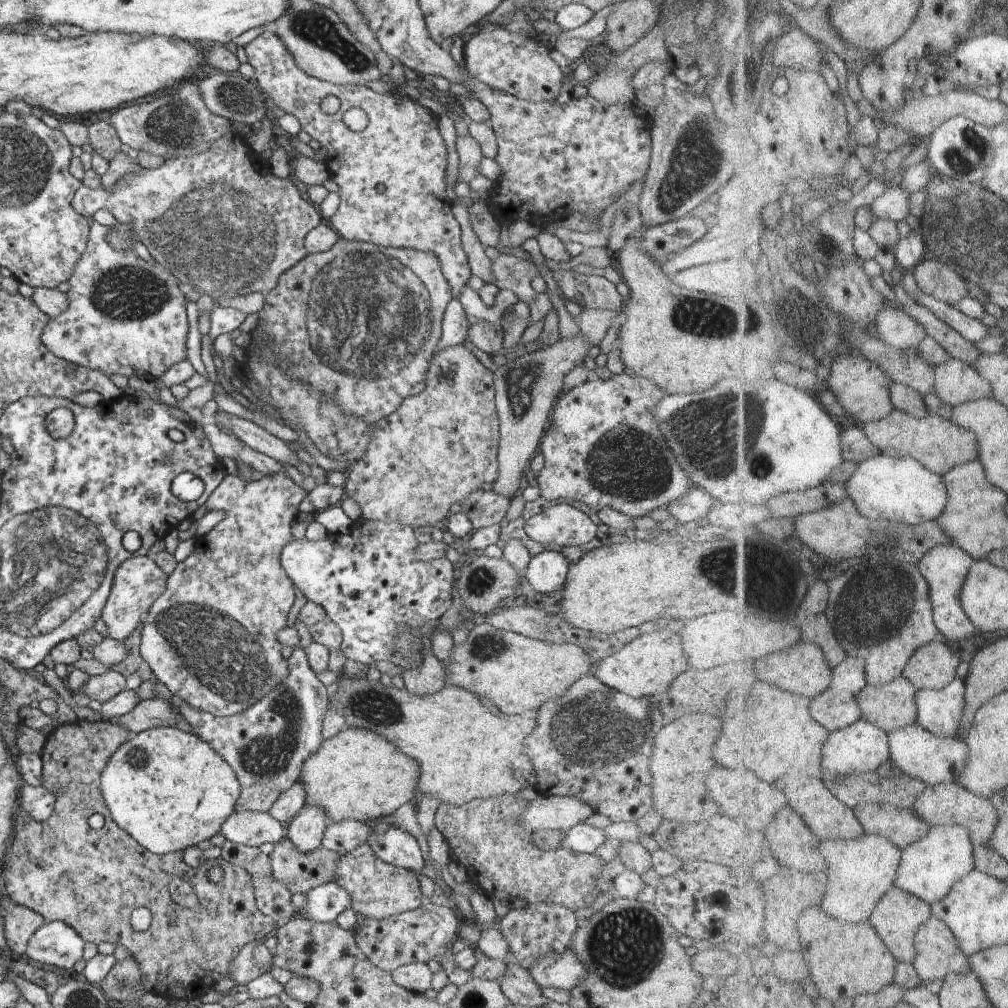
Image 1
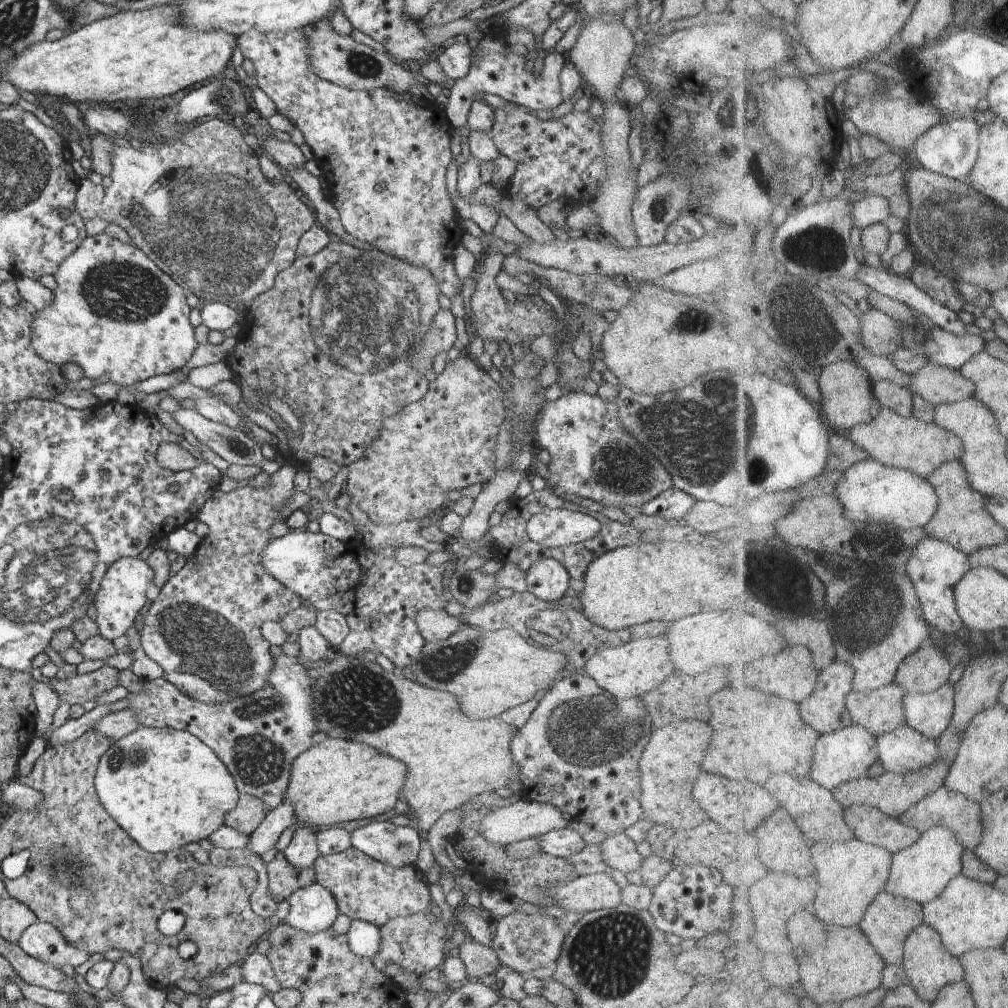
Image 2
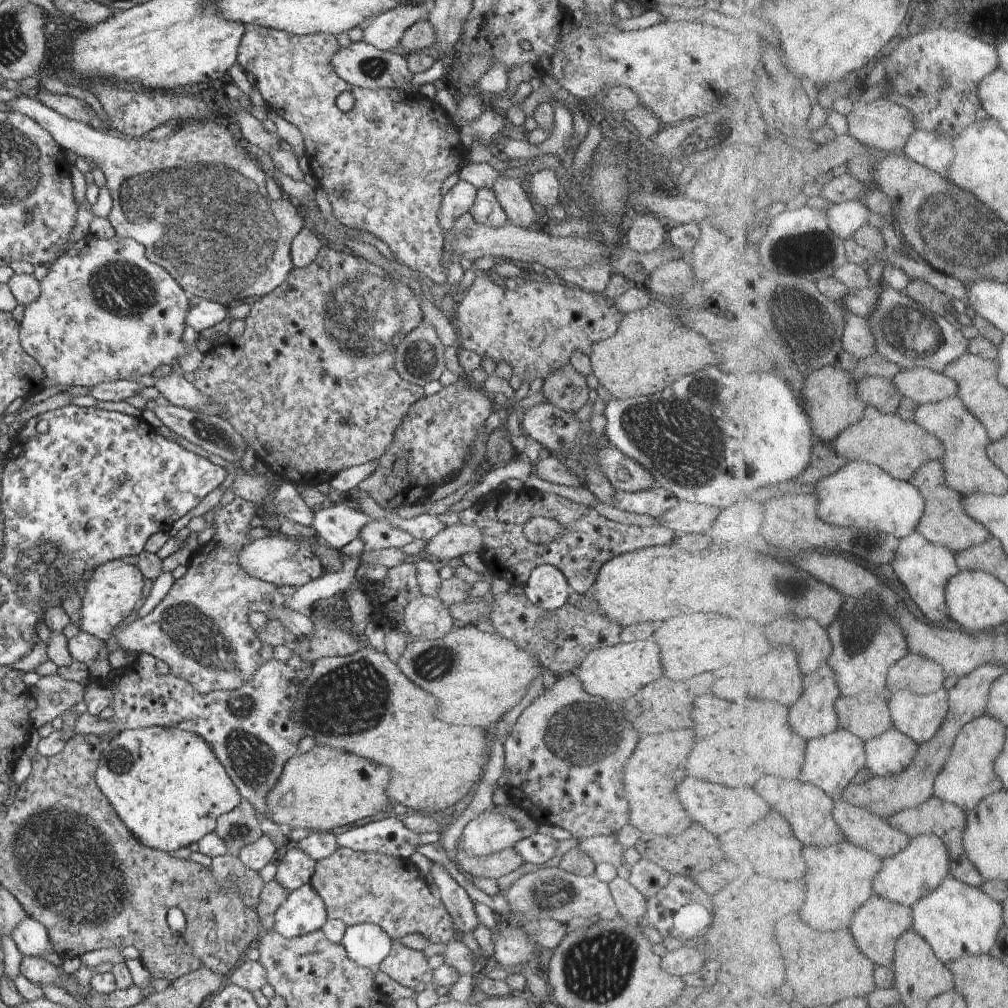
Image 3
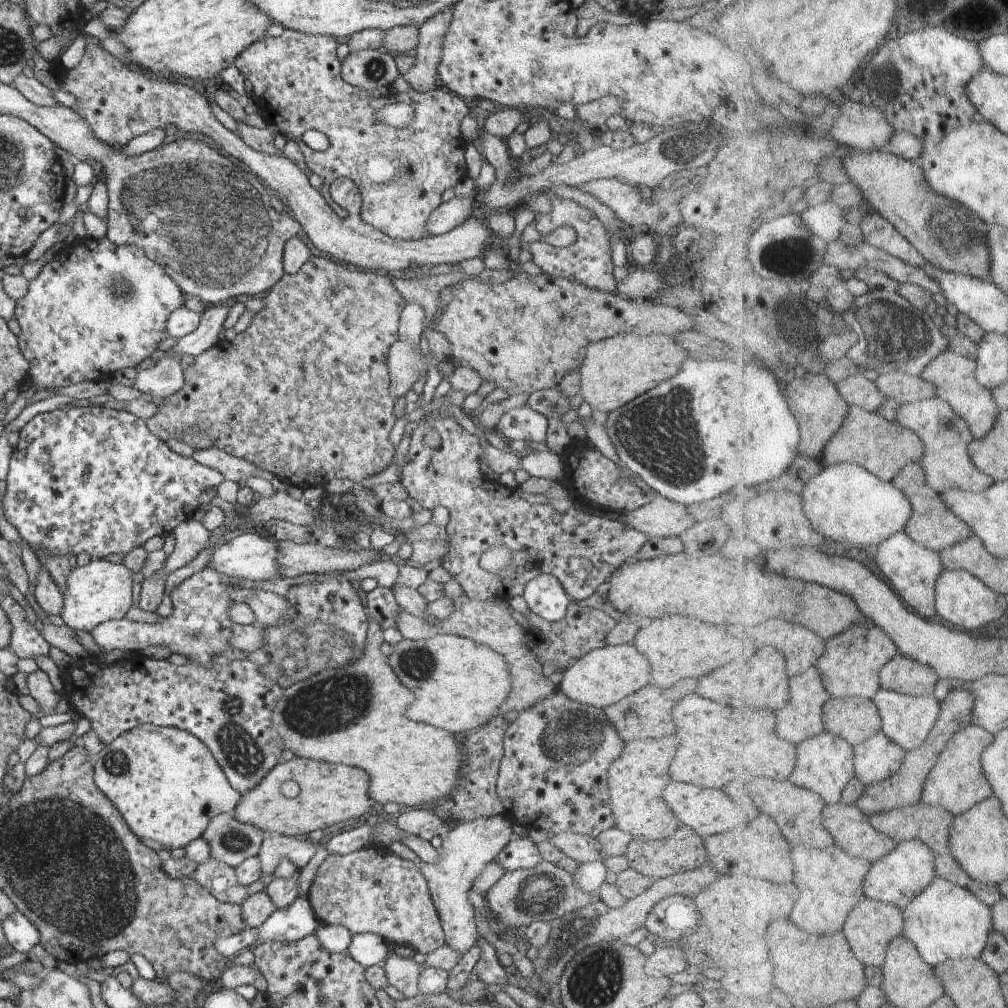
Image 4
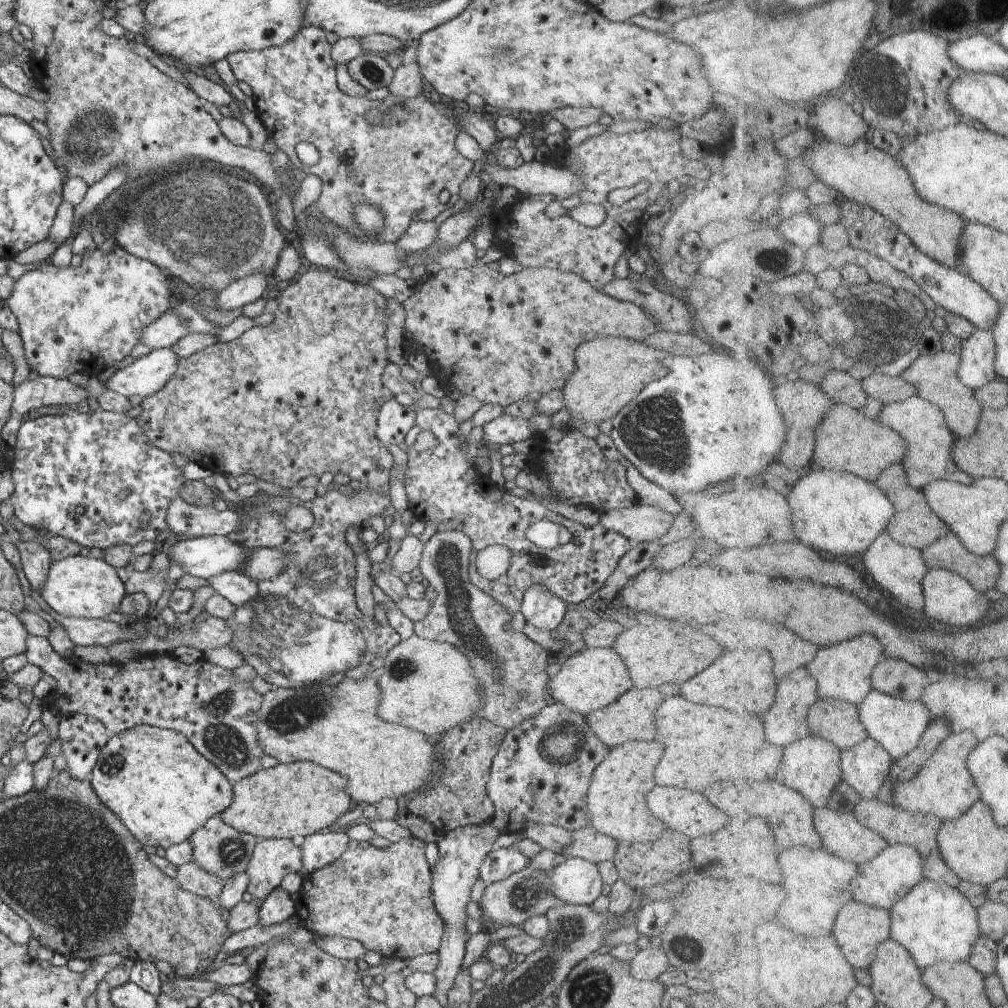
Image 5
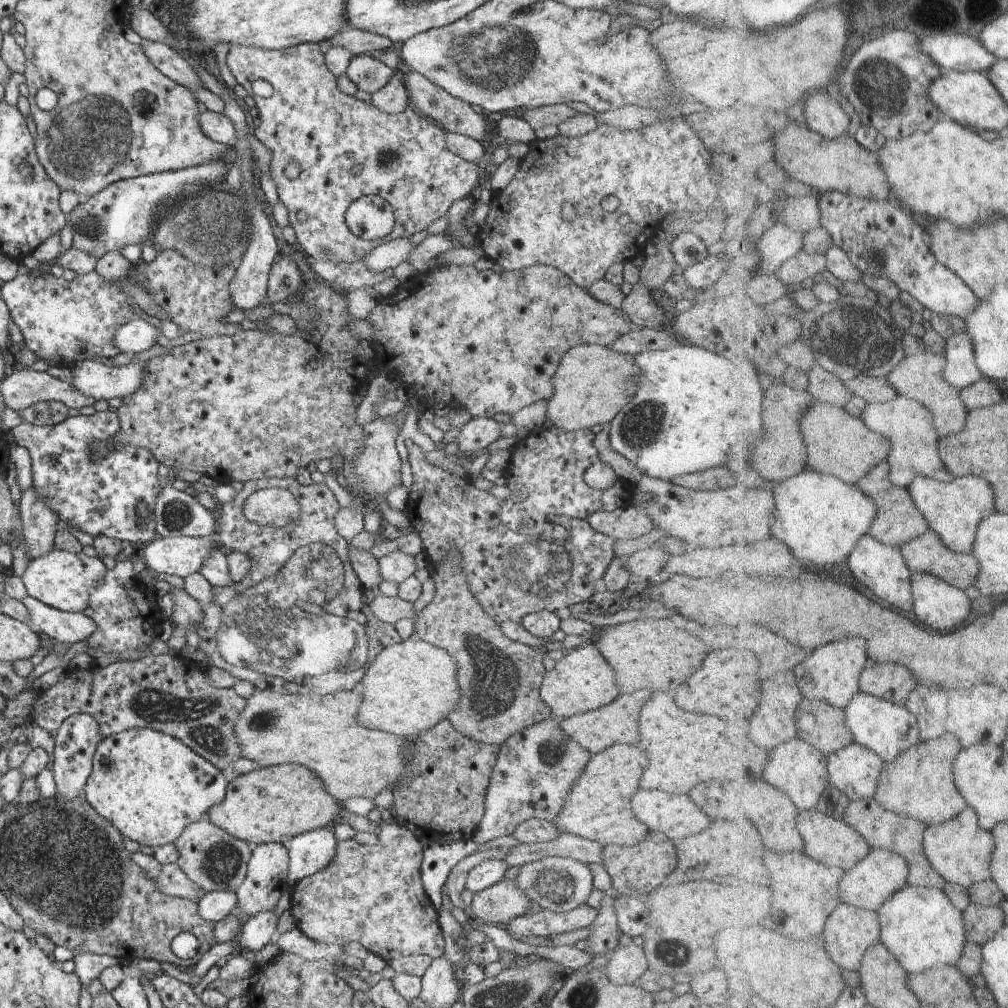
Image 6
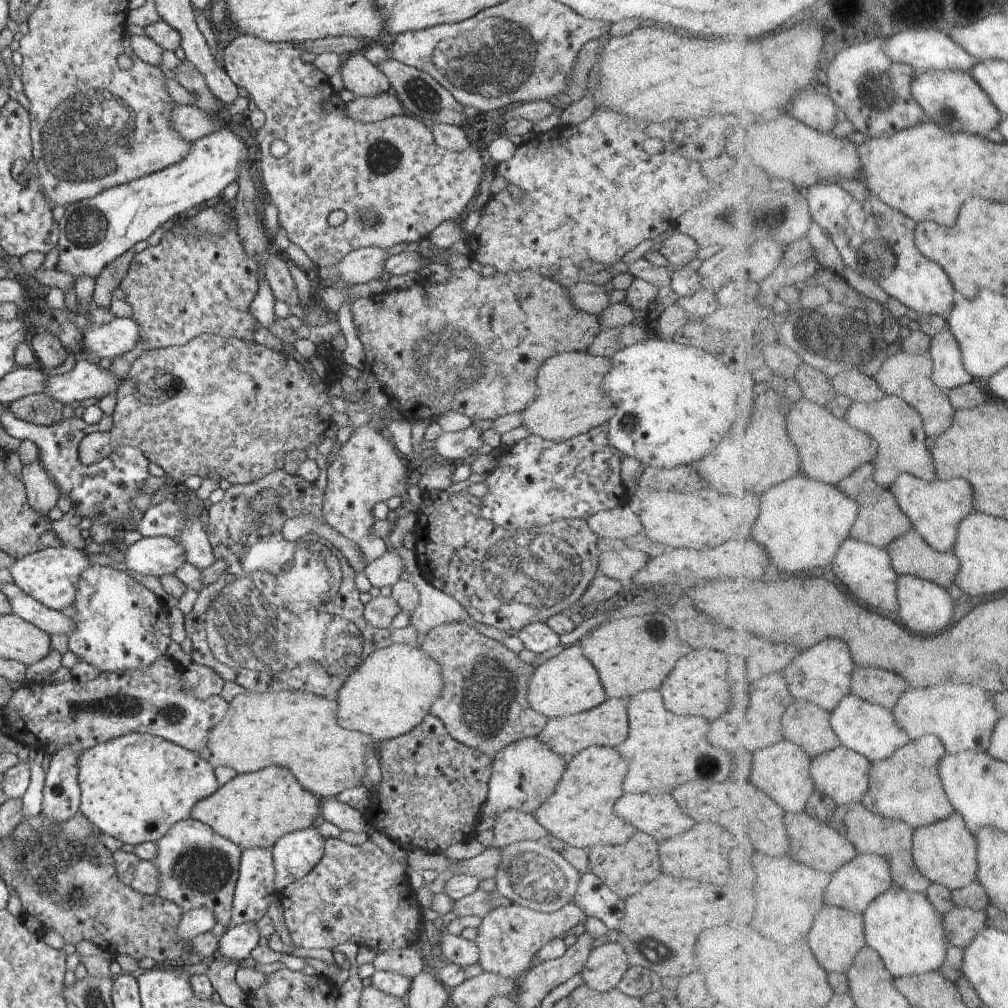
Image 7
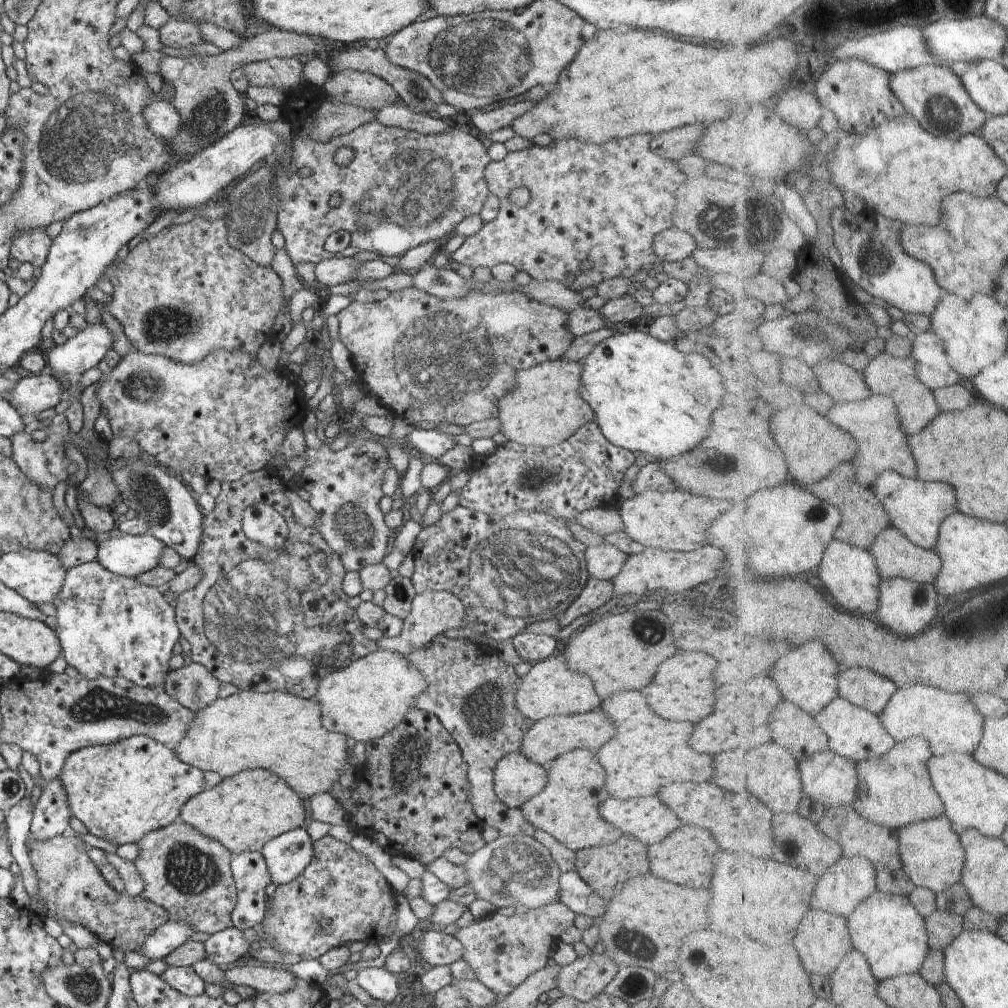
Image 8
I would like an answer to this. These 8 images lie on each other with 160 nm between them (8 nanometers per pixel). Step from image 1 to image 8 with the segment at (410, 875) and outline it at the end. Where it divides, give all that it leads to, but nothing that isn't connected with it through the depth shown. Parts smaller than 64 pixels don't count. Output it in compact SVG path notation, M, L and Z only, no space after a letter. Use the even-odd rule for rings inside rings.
M330 835L313 841L314 856L310 864L292 882L271 889L274 896L270 911L266 911L264 920L255 931L264 946L273 947L280 951L287 960L294 954L298 960L303 958L315 959L325 952L354 941L381 942L388 937L396 925L396 897L394 890L380 870L364 854L358 853L350 844L334 839ZM325 919L330 926L327 931L319 929L318 924Z

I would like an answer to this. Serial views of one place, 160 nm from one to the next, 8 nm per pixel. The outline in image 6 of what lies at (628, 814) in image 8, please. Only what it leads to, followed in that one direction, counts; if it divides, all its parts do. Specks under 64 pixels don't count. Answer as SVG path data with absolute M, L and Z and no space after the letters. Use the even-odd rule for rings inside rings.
M640 790L632 800L632 808L650 830L658 830L672 840L682 840L686 836L698 834L706 830L708 824L712 824L712 818L706 816L706 812L702 812L690 796L672 796L660 790Z

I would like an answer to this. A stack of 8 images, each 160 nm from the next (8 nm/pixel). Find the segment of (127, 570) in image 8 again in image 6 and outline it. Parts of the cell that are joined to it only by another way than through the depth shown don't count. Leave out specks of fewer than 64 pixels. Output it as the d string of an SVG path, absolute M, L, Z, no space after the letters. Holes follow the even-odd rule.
M158 537L143 547L138 548L140 558L145 562L145 566L162 574L174 574L185 579L187 576L196 574L201 566L210 556L211 551L219 548L215 541L205 537Z

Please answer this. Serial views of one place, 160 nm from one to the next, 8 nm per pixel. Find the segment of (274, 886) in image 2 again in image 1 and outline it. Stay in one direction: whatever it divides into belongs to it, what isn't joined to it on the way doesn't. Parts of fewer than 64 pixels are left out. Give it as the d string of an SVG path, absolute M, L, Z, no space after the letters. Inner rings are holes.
M284 837L274 845L270 860L273 877L283 882L292 894L305 892L329 883L335 878L339 860L346 853L329 852L326 847L316 847L301 853L296 845Z

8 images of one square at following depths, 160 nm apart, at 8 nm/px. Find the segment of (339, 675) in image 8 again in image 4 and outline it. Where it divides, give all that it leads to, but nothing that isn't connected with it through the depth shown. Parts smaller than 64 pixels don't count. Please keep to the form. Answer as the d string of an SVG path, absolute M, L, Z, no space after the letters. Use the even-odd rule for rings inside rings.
M438 633L427 639L402 639L389 656L394 674L404 686L408 686L416 700L408 709L407 716L413 721L423 722L452 731L456 735L475 732L500 713L500 706L511 700L511 672L499 652L484 643L452 633Z

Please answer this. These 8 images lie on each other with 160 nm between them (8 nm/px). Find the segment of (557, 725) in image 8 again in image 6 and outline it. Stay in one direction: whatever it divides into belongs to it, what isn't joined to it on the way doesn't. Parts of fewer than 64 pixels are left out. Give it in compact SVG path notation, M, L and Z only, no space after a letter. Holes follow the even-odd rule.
M638 690L634 694L622 694L612 704L608 704L604 708L563 719L561 727L571 739L578 740L582 744L582 748L592 752L592 754L612 746L614 742L618 742L618 744L636 744L640 740L640 734L638 734L640 710L642 710L644 702L650 696L652 696L650 690Z

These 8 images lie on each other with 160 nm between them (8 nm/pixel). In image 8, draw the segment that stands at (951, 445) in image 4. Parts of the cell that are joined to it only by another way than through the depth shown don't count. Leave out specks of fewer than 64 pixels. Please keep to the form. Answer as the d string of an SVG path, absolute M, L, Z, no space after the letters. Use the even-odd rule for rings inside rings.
M878 394L878 396L864 400L864 402L844 402L844 404L836 404L832 408L830 420L840 424L842 428L854 432L854 436L858 436L858 440L862 444L862 454L858 458L858 464L860 464L858 478L862 480L862 484L874 488L874 482L878 482L878 478L886 470L898 470L898 472L912 476L912 478L920 476L918 458L912 450L910 436L904 430L902 416L897 400L890 395Z

